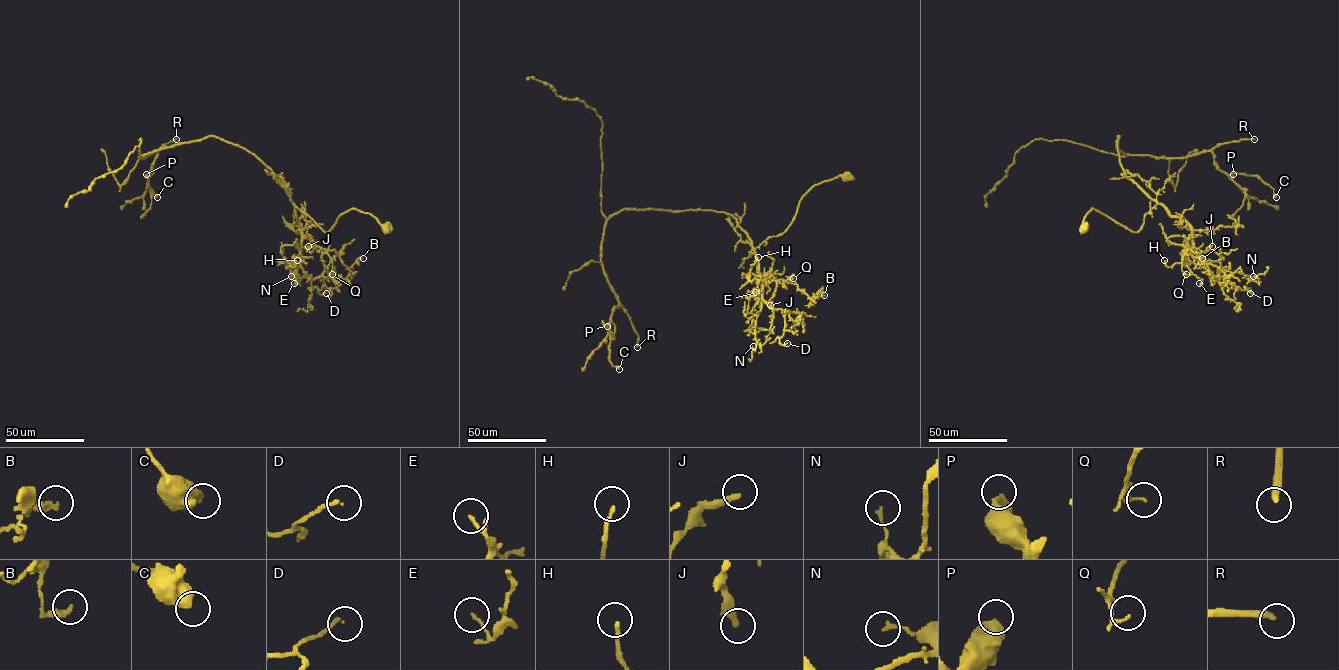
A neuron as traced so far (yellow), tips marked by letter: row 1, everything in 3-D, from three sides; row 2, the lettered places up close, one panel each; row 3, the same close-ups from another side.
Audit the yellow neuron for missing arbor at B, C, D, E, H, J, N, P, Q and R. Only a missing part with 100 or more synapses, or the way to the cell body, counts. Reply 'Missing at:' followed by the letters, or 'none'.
Missing at: R

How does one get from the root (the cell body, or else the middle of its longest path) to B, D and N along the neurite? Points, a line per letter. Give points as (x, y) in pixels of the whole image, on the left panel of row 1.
B: (386, 229), (371, 214), (351, 208), (324, 232), (293, 204), (304, 237), (334, 250), (348, 268), (363, 258)
D: (386, 229), (351, 208), (324, 232), (293, 204), (300, 266), (309, 278), (323, 278), (317, 291), (326, 293)
N: (386, 229), (371, 214), (351, 208), (324, 232), (293, 204), (301, 257), (295, 280), (291, 276)

